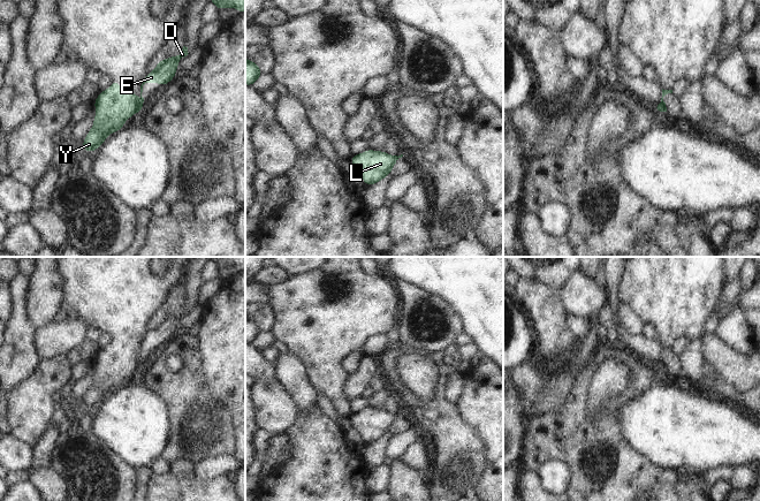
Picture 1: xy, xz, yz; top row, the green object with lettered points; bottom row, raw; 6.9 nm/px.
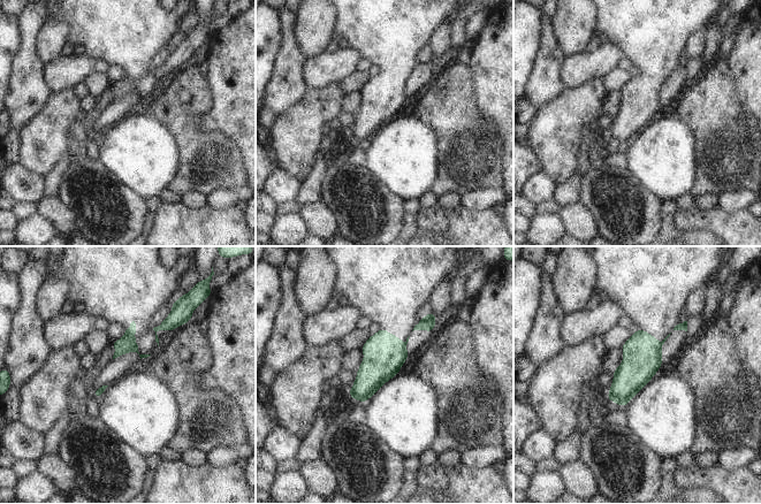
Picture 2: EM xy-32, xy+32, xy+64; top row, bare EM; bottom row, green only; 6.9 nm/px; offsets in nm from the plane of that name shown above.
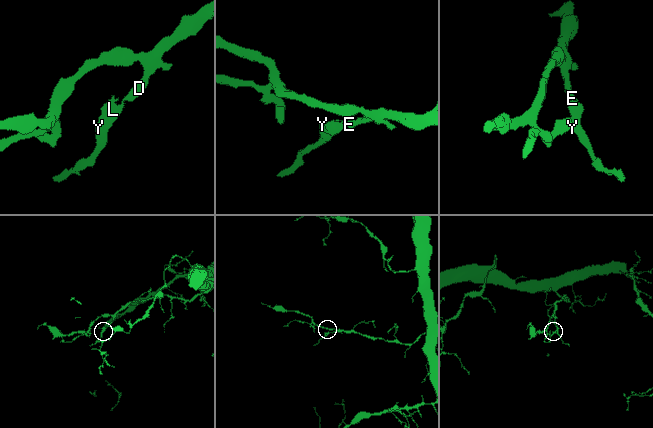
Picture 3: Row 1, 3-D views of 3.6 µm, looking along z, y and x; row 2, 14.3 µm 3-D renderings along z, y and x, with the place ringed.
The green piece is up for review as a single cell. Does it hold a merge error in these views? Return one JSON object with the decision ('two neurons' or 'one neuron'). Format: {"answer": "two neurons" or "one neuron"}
{"answer": "two neurons"}

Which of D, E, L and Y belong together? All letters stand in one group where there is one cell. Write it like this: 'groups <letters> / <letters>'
groups D E / L Y

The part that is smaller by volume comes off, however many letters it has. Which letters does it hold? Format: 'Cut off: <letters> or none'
Cut off: L, Y

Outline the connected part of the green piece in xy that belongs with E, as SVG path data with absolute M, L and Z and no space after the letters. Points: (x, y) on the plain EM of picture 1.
M183 304L181 311L176 314L169 314L165 318L160 318L154 327L152 327L143 339L140 343L140 356L139 359L143 362L144 356L142 355L143 343L145 341L158 341L160 343L167 343L175 334L180 318L187 314L188 305Z

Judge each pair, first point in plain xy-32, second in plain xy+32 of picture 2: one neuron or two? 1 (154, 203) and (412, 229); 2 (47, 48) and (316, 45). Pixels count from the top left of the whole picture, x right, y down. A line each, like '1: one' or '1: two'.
1: one
2: one

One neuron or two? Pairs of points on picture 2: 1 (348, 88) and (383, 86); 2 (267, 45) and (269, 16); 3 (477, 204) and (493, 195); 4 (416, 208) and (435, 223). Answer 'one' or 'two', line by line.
1: two
2: one
3: one
4: two

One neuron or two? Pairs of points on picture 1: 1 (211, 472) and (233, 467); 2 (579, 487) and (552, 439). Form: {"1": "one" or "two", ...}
{"1": "one", "2": "one"}

